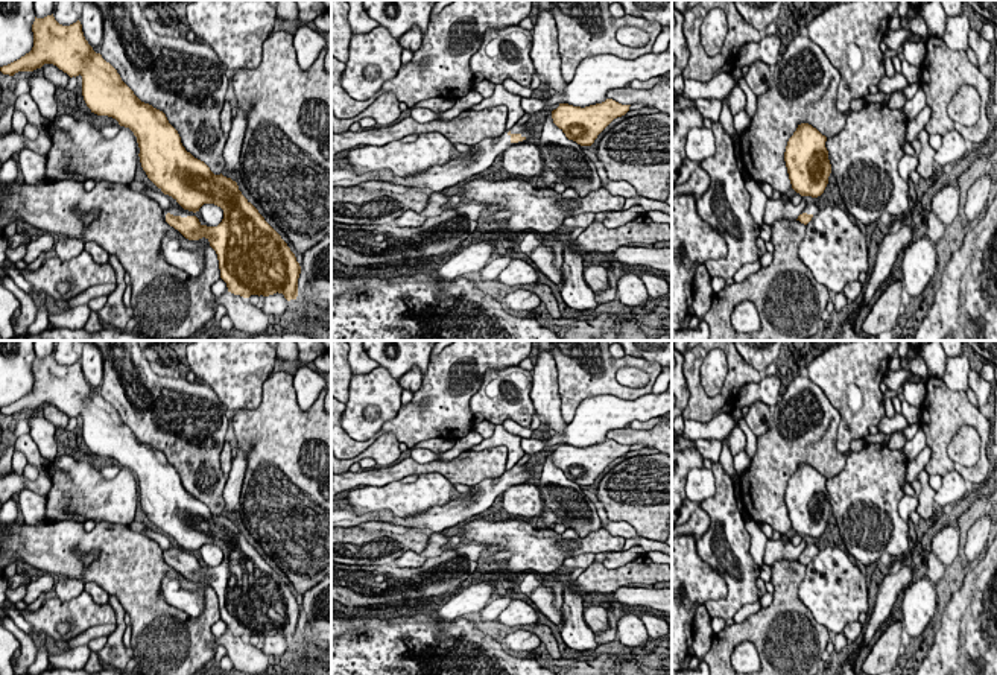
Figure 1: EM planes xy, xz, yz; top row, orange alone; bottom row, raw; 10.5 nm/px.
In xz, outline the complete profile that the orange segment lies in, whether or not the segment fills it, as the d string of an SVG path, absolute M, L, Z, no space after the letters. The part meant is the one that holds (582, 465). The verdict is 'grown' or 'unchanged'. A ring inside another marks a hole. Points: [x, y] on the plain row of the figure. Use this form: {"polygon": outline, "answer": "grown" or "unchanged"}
{"polygon": "M612 439L585 448L559 444L552 452L553 464L568 480L581 486L591 486L597 476L617 458L625 456L631 445L622 445Z", "answer": "unchanged"}

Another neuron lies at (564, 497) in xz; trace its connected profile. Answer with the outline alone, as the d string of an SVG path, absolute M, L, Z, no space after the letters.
M544 424L541 427L544 438L544 450L547 456L543 464L543 471L538 474L538 488L547 509L553 511L559 518L567 523L567 528L578 532L581 537L600 529L600 518L594 502L591 502L581 485L568 480L562 470L559 470L552 459L549 450L549 439L552 430Z

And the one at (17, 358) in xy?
M0 341L0 407L20 400L32 391L35 357L35 341Z

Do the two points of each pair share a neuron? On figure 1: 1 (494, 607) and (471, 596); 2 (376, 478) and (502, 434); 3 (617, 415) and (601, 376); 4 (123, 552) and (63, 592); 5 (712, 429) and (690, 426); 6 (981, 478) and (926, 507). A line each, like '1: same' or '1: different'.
1: different
2: different
3: different
4: different
5: same
6: different

